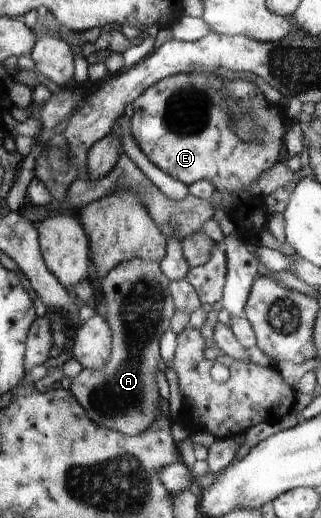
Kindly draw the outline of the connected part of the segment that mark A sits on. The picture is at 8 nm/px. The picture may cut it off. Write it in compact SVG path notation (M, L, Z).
M142 258L119 264L102 278L101 286L108 310L106 321L112 334L110 359L99 370L83 369L72 379L70 391L98 425L135 436L145 432L159 416L159 392L153 380L153 370L159 360L159 340L165 330L169 330L169 320L175 312L172 292L169 292L169 279L161 270L160 263Z

